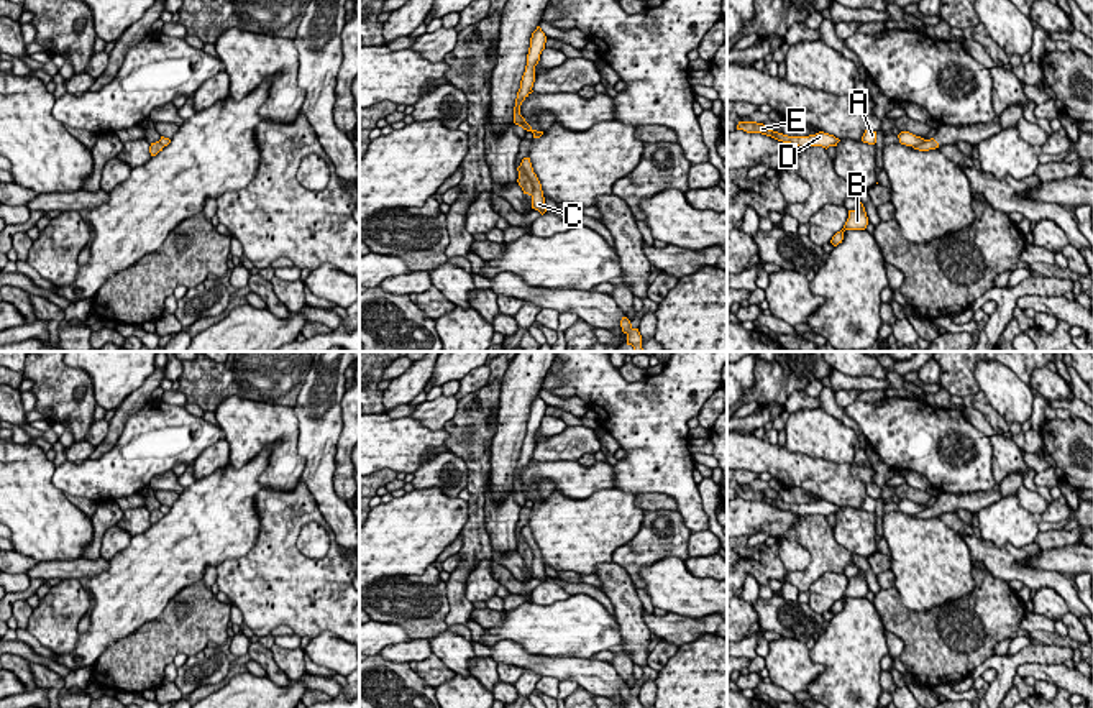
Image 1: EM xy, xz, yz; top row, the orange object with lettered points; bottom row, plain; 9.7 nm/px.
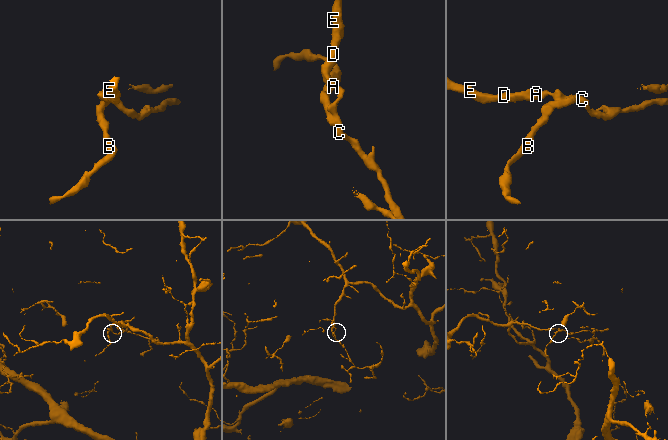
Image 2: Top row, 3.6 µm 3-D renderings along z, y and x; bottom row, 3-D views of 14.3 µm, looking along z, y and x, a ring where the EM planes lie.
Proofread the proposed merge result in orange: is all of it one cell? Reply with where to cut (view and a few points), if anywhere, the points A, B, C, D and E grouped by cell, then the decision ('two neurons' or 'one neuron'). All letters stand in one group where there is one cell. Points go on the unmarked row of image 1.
cut in xz along (521, 533), (530, 549), (532, 562); A C D E / B; two neurons

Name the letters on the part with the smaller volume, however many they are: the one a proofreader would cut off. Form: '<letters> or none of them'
B

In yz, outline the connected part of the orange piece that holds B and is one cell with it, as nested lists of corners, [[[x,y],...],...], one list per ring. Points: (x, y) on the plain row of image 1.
[[[858,570],[858,575],[855,578],[848,578],[848,586],[844,596],[832,605],[830,611],[837,614],[839,611],[842,611],[845,598],[865,598],[867,593],[868,593],[868,585],[865,575],[862,570]]]

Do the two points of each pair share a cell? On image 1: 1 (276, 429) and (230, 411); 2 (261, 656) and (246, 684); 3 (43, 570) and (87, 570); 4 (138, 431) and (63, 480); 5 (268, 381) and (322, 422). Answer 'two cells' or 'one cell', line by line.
1: one cell
2: two cells
3: one cell
4: one cell
5: two cells

